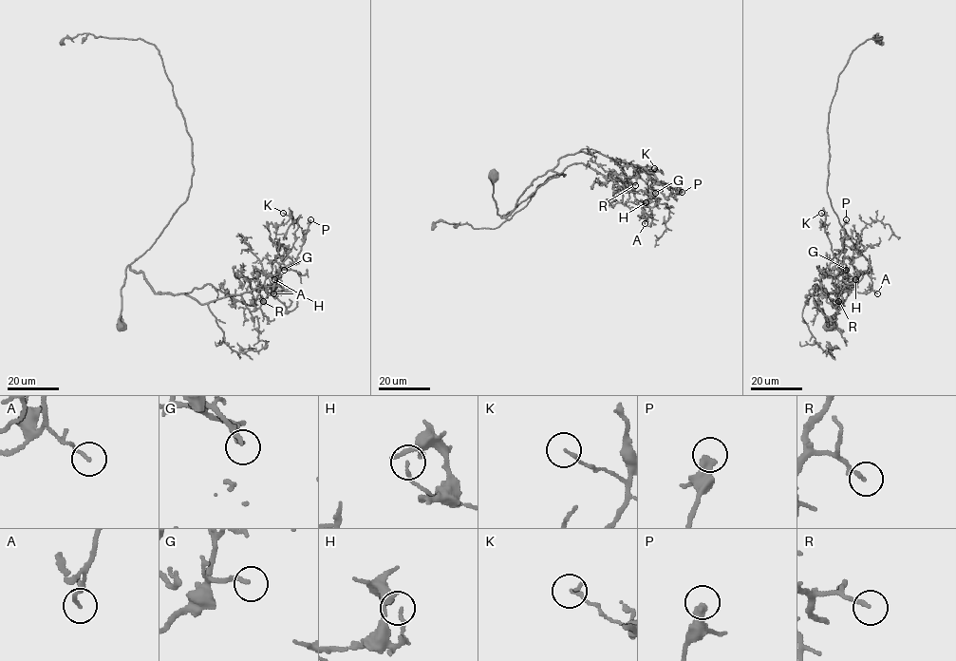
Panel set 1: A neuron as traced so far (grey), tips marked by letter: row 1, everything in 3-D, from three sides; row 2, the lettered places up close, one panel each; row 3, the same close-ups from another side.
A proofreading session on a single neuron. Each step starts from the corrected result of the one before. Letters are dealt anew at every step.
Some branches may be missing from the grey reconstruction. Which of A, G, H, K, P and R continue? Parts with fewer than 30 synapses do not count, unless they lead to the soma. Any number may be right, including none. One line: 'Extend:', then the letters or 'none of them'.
Extend: G, P, R

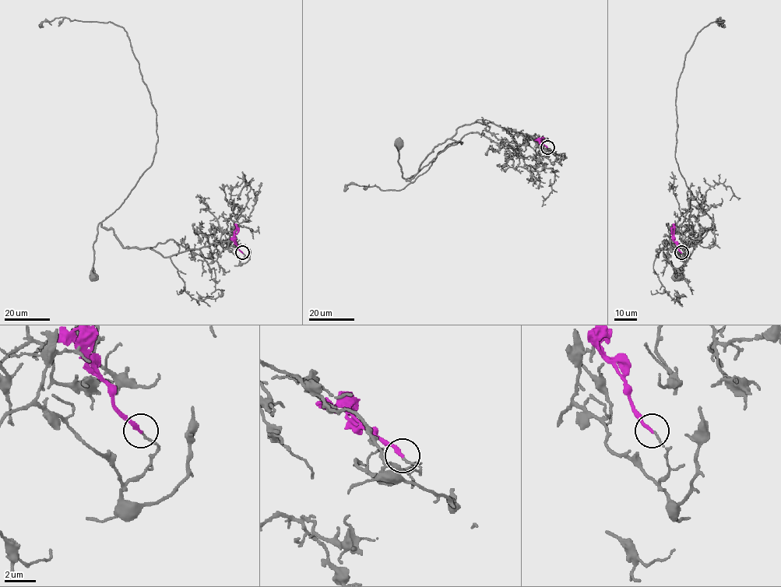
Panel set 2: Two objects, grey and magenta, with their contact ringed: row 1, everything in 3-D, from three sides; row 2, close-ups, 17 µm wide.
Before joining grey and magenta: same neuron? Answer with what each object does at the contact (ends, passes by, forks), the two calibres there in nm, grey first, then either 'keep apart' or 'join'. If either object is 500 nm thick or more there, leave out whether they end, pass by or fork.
grey ends | magenta ends | 110/240 nm | keep apart

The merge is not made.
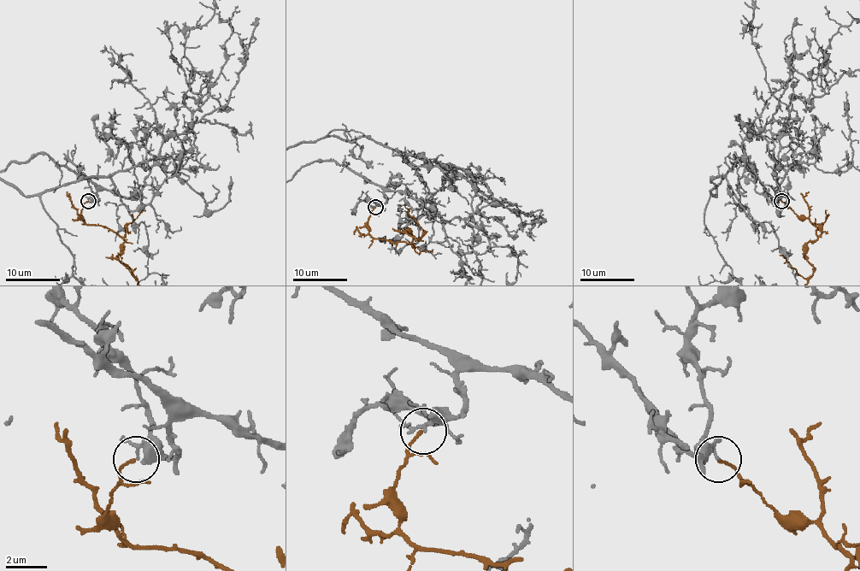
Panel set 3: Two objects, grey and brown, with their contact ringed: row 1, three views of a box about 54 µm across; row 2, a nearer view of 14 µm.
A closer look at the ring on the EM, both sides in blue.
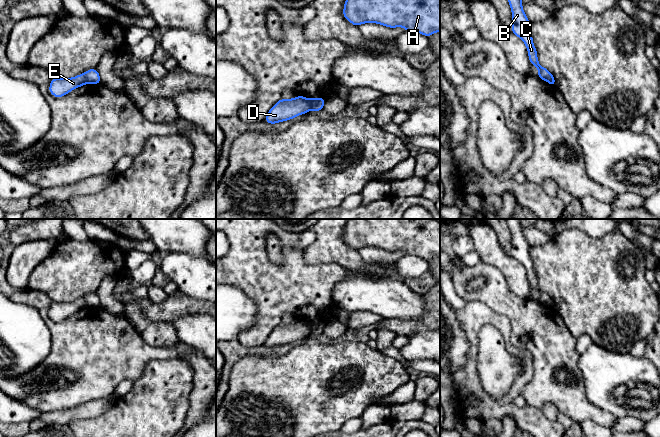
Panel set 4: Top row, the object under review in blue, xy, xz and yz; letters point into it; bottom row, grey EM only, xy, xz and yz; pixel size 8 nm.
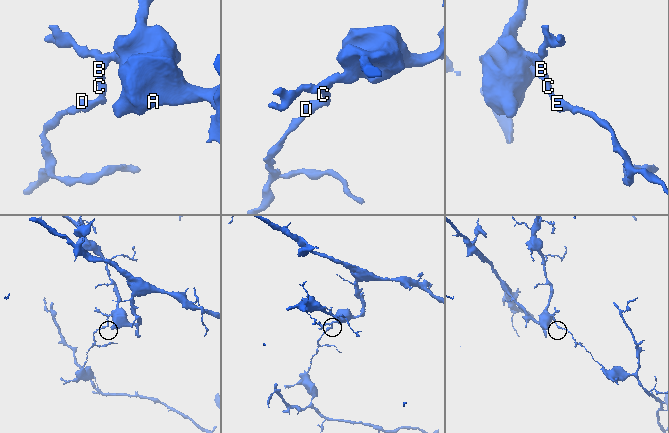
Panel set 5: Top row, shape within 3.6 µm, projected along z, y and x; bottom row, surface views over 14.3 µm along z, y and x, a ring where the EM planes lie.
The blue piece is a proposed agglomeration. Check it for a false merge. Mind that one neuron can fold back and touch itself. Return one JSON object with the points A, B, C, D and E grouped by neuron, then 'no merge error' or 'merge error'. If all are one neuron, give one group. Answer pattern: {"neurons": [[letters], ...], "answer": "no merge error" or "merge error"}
{"neurons": [["A", "B", "C"], ["D", "E"]], "answer": "merge error"}

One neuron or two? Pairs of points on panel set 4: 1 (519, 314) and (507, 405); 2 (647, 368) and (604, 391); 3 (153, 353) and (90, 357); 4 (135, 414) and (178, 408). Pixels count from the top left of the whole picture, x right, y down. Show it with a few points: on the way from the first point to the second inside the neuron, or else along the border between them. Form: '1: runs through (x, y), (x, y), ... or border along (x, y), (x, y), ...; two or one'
1: border along (509, 323), (510, 342), (526, 350), (532, 362); two
2: runs through (636, 369), (625, 369), (614, 380); one
3: runs through (137, 353), (106, 353); one
4: runs through (146, 414), (151, 414), (157, 408), (167, 408); one

